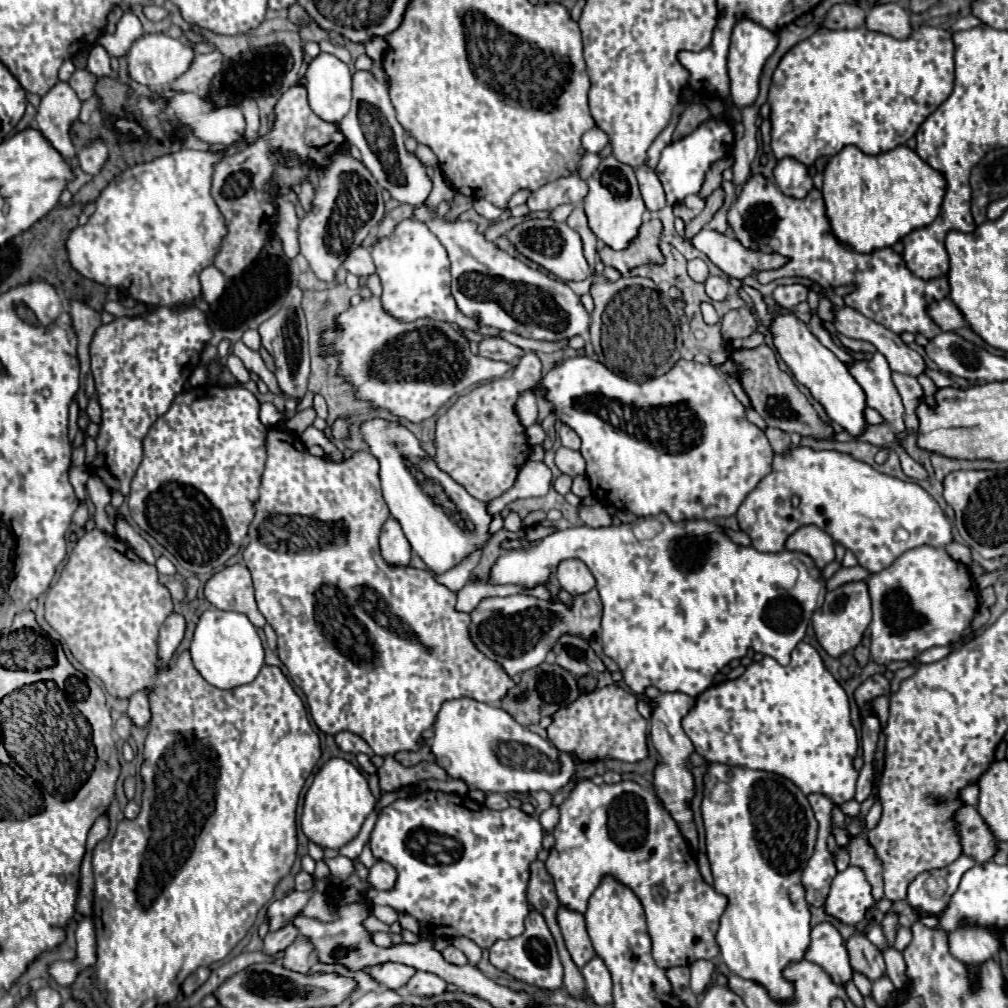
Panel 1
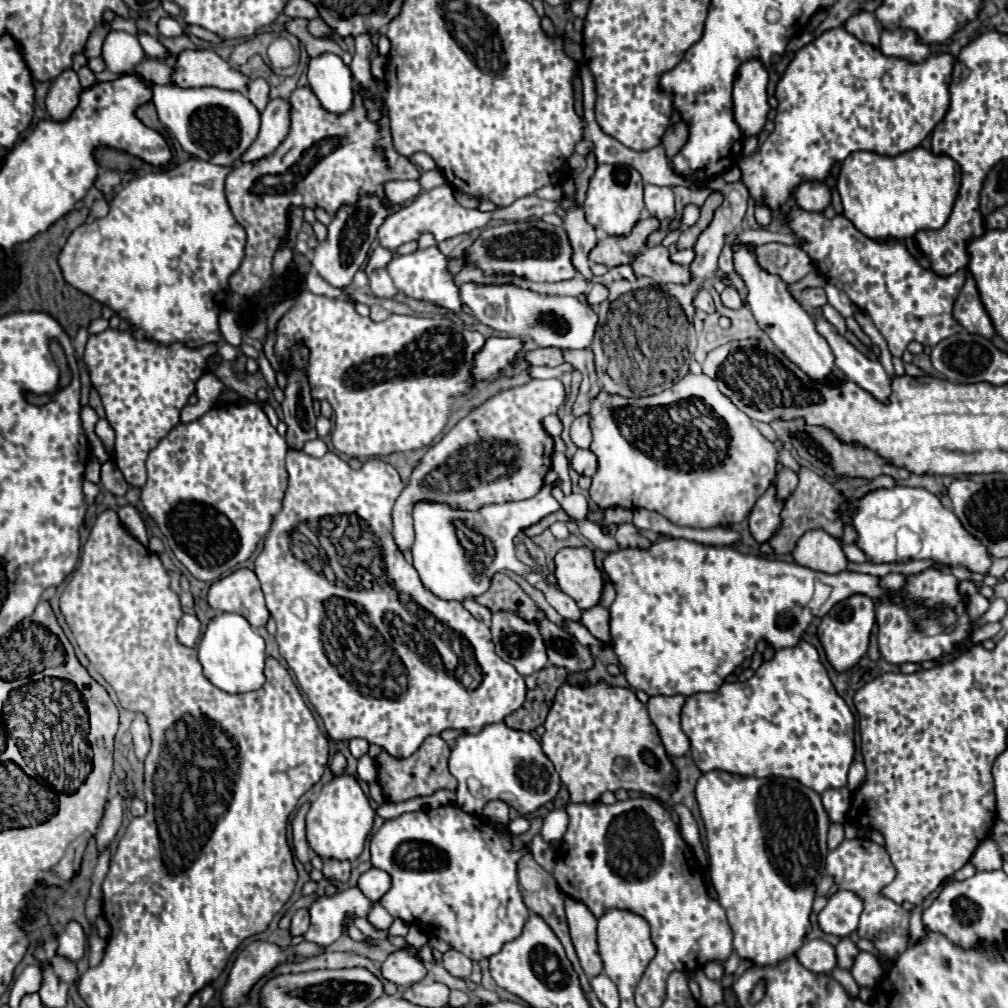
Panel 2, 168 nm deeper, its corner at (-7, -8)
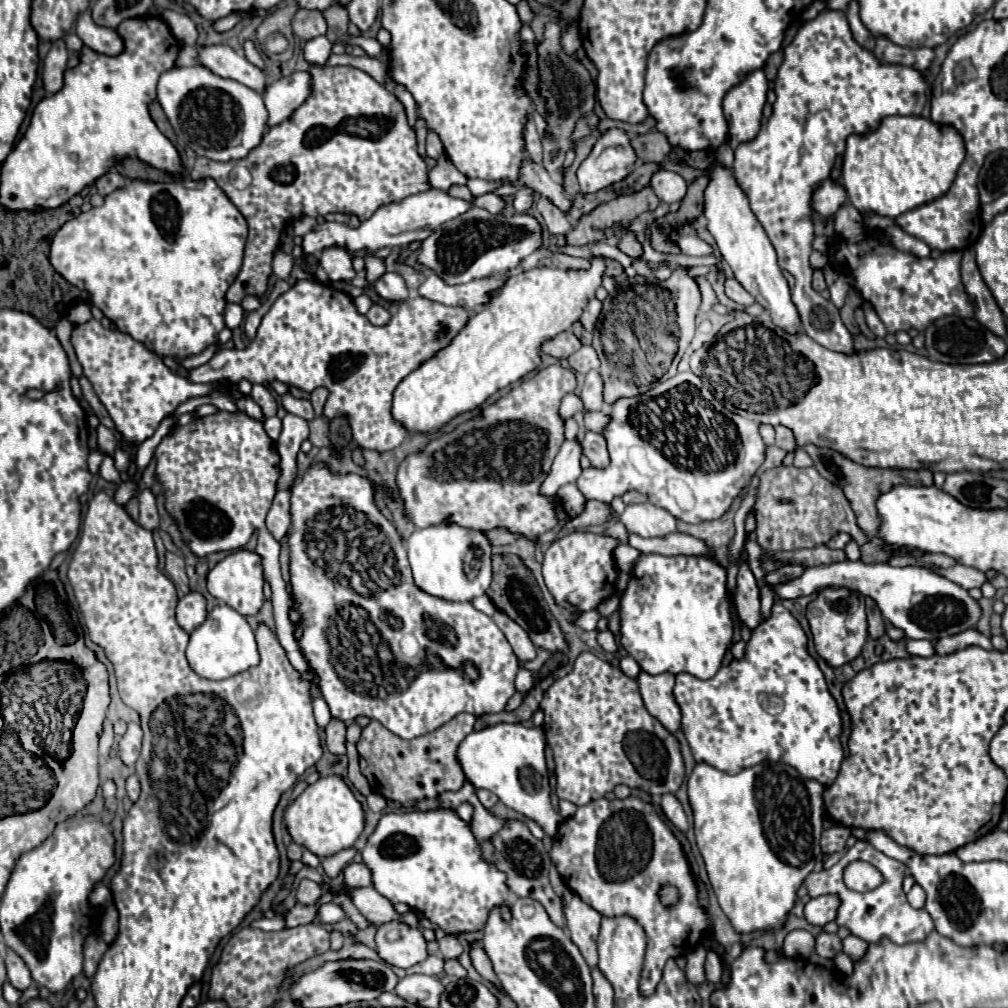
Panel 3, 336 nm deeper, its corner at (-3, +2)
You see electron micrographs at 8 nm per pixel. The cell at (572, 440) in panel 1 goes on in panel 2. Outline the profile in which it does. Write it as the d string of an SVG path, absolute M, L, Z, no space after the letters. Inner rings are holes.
M583 414L575 418L571 426L571 438L579 448L589 448L591 446L591 426L589 426L589 414Z

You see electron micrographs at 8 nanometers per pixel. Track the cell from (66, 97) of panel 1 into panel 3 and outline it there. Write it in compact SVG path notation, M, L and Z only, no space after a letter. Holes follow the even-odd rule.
M53 42L45 66L43 66L43 88L47 94L55 94L63 88L63 74L67 70L67 48L65 42Z

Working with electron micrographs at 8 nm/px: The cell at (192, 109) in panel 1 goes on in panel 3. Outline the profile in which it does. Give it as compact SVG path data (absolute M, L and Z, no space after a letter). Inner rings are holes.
M205 66L189 68L171 68L159 76L157 100L169 118L179 142L189 146L197 156L211 160L239 160L253 150L267 126L267 110L263 96L257 90L251 90L235 80L221 78L207 70Z

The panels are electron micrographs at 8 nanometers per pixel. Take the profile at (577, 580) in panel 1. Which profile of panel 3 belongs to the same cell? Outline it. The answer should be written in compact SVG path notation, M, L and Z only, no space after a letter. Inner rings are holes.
M571 532L557 538L544 554L543 578L555 602L563 608L577 608L577 612L597 608L615 592L613 548L619 540L591 532Z

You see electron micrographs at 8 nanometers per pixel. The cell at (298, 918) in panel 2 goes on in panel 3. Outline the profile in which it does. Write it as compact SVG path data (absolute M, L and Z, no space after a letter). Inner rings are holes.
M301 880L299 886L297 886L297 902L303 904L303 906L317 904L321 894L323 894L323 890L315 882L311 882L311 880Z

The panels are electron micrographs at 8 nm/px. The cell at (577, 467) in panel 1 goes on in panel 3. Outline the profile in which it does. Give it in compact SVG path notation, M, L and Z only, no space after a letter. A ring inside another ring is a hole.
M587 432L585 438L581 440L581 448L583 448L583 454L589 458L591 466L595 466L595 468L605 468L605 466L609 464L607 446L605 446L605 440L601 438L601 434L597 434L597 432Z

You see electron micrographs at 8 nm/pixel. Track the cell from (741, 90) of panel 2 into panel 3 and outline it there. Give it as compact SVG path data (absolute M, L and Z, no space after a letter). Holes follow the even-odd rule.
M763 70L749 72L723 98L723 112L729 124L729 146L737 148L757 136L765 106L767 80Z

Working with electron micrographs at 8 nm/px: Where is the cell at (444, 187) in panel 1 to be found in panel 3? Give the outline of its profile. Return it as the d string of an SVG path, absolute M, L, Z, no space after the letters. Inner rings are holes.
M367 252L367 280L373 284L385 272L385 258L377 258L373 252Z

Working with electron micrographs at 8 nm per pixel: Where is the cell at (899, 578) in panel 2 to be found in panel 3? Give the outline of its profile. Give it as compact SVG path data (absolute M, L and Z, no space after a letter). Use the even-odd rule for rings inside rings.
M955 564L955 566L949 566L949 568L933 568L935 574L955 582L957 586L965 588L965 590L971 590L971 588L981 588L983 582L987 582L985 574L977 568L971 568L971 566L963 566L963 564Z

